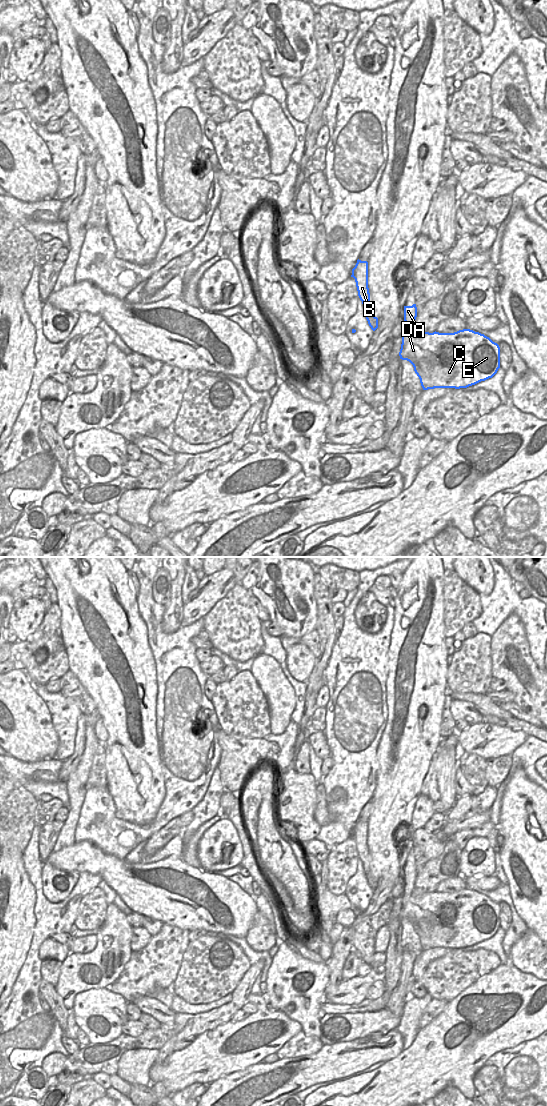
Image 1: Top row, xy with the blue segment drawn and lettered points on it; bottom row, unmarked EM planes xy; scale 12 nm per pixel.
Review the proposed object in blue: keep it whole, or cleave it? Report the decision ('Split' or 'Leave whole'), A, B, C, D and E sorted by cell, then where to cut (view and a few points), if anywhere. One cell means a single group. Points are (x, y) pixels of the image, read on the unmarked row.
Leave whole. Groups: A B C D E. No split.

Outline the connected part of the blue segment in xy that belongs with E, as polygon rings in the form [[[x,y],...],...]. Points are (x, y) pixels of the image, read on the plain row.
[[[416,864],[404,866],[405,886],[399,916],[413,925],[423,950],[467,948],[497,933],[500,928],[500,907],[489,897],[470,889],[454,893],[422,892],[414,888],[416,877]]]

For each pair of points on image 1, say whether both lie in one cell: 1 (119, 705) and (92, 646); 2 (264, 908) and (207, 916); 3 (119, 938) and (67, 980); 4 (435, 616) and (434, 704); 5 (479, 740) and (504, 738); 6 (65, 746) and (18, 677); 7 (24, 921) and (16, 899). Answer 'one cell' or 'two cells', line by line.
1: one cell
2: two cells
3: one cell
4: one cell
5: one cell
6: two cells
7: one cell

